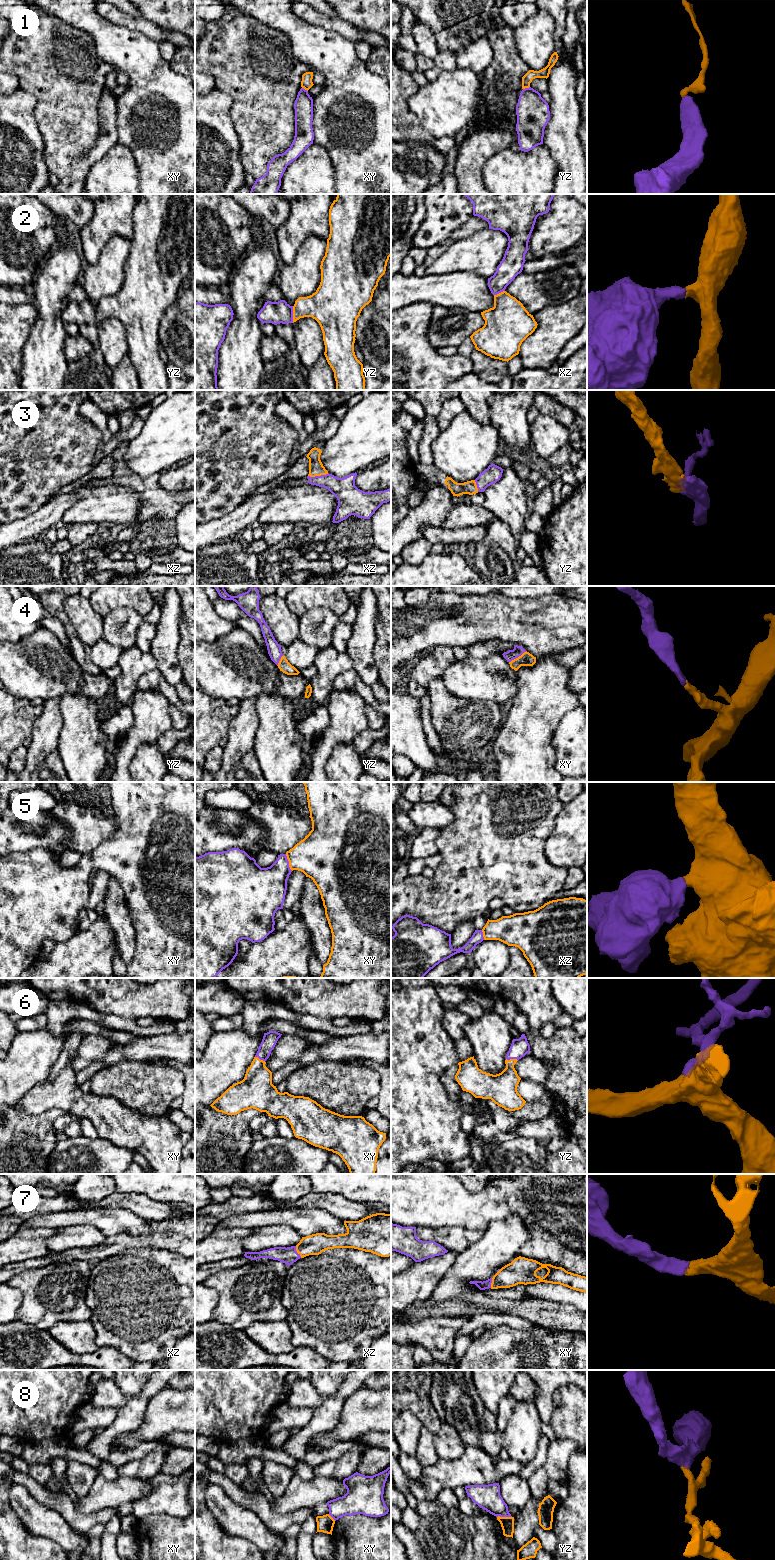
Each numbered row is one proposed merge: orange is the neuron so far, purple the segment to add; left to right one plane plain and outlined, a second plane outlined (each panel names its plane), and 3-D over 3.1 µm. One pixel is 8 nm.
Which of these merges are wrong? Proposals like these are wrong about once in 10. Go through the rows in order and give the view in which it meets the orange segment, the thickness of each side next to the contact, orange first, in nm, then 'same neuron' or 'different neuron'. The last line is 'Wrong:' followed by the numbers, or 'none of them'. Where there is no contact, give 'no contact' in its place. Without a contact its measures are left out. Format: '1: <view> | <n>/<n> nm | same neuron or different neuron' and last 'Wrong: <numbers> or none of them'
1: yz | 80/260 nm | different neuron
2: yz | 260/180 nm | same neuron
3: xz | 120/190 nm | same neuron
4: xy | 110/90 nm | same neuron
5: xy | 380/280 nm | same neuron
6: yz | 240/150 nm | same neuron
7: xz | 170/140 nm | same neuron
8: yz | 110/200 nm | different neuron
Wrong: 1, 8

